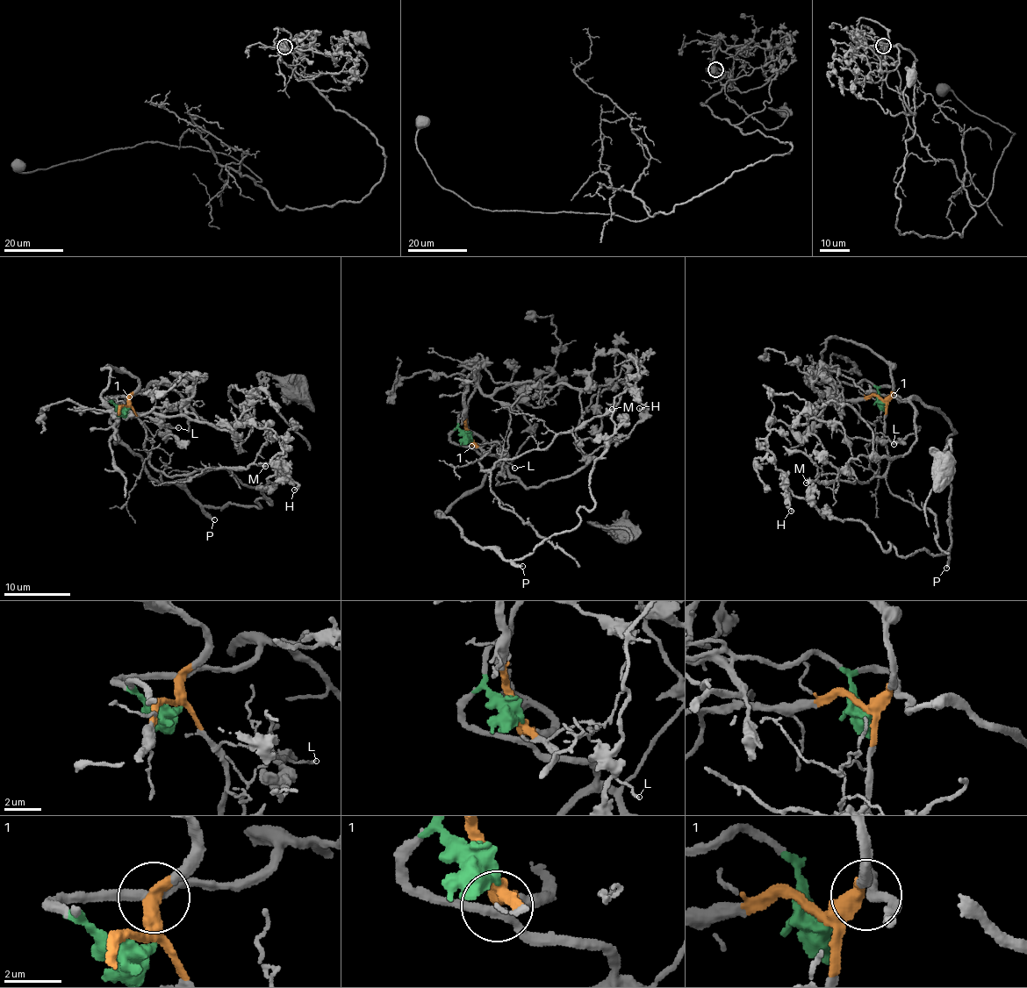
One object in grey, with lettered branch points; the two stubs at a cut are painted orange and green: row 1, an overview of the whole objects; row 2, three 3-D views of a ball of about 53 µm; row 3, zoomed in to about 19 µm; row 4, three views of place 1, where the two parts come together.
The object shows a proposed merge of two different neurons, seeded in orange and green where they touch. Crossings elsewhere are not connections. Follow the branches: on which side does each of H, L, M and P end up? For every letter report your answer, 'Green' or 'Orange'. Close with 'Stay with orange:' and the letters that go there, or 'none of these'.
H: Green
L: Orange
M: Orange
P: Green
Stay with orange: L, M

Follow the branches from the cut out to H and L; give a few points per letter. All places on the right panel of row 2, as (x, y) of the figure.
H: (880, 400), (890, 387), (951, 425), (946, 552), (884, 549), (785, 482), (790, 511)
L: (880, 400), (885, 401), (886, 407), (884, 436), (878, 440), (874, 435), (877, 433), (887, 435), (894, 444)

